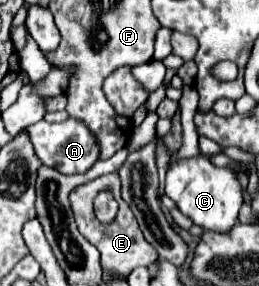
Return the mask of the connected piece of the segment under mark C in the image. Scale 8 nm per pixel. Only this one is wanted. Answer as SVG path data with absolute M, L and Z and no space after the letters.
M206 156L180 160L178 164L170 166L166 174L166 196L174 200L176 208L196 226L220 234L230 232L242 206L242 190L236 174L230 168L214 166Z

